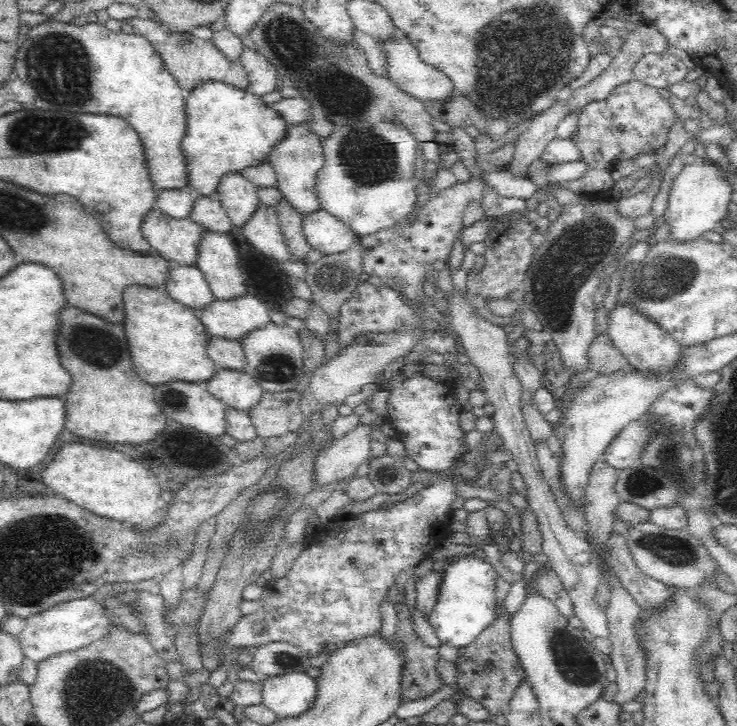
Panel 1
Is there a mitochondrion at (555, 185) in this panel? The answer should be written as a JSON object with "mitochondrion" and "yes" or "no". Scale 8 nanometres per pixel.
{"mitochondrion":"no"}

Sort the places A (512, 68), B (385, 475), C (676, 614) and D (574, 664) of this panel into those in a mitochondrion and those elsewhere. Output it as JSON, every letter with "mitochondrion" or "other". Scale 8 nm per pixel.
{"A":"mitochondrion","B":"other","C":"other","D":"mitochondrion"}

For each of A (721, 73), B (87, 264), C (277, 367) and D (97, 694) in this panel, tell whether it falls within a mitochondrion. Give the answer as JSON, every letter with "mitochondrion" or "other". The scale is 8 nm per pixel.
{"A":"other","B":"other","C":"mitochondrion","D":"mitochondrion"}

